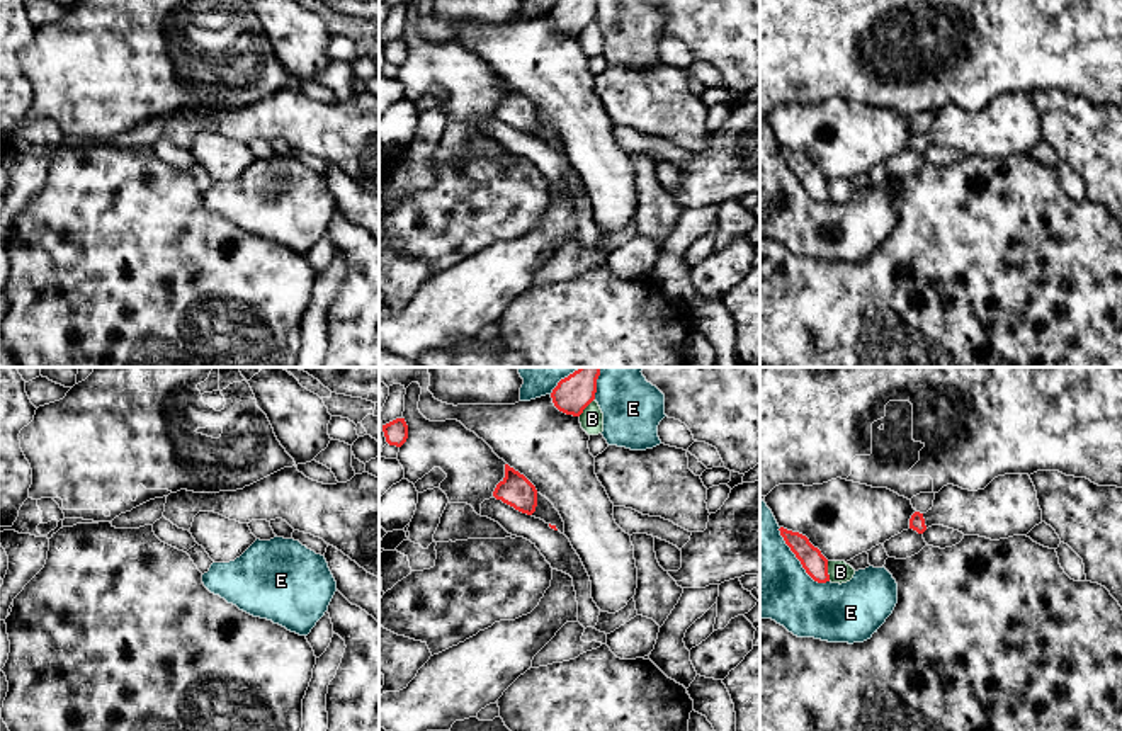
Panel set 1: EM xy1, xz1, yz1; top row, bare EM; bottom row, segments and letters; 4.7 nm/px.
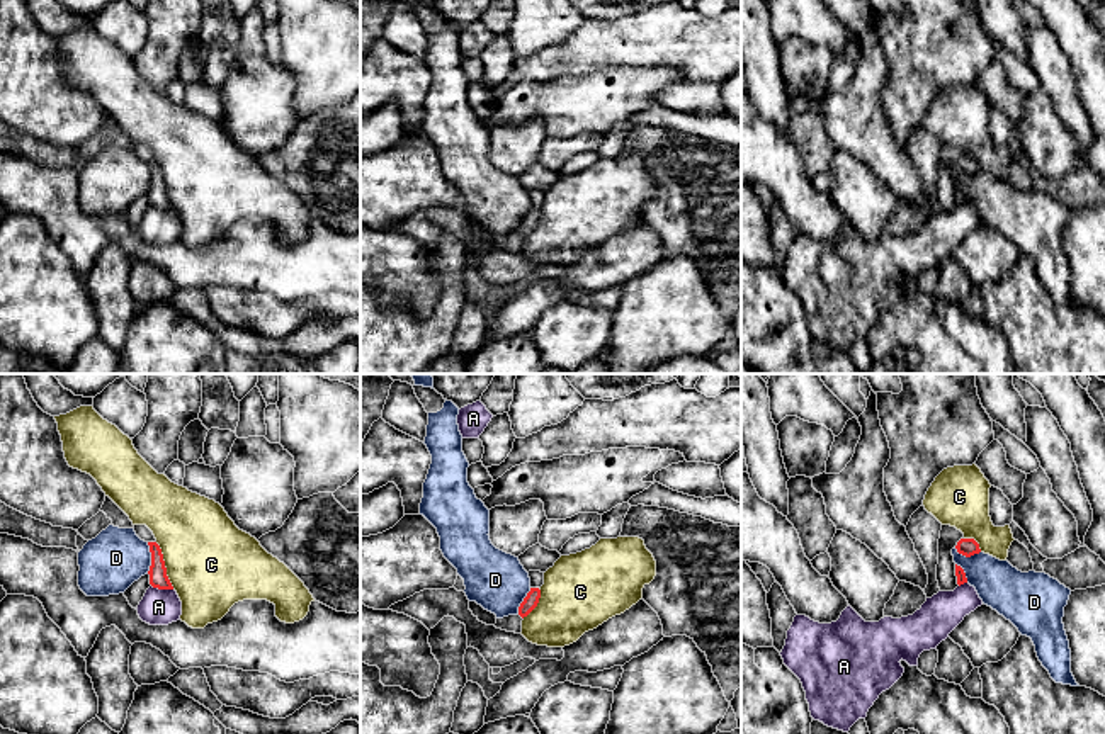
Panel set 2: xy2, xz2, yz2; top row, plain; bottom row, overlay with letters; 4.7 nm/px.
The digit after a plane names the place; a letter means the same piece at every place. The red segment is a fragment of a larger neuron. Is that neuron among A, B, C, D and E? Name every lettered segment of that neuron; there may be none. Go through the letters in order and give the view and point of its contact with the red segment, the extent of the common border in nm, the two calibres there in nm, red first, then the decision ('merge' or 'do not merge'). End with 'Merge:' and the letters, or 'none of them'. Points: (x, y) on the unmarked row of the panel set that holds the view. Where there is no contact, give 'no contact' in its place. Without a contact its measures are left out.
A: contact xy2 (162, 208); length 110 nm; calibres 90 and 180 nm; do not merge
B: contact yz1 (827, 191); length 100 nm; calibres 110 and 100 nm; do not merge
C: contact xy2 (164, 186); length 240 nm; calibres 90 and 420 nm; do not merge
D: contact xy2 (152, 177); length 150 nm; calibres 90 and 280 nm; do not merge
E: contact yz1 (799, 179); length 360 nm; calibres 110 and 380 nm; do not merge
Merge: none of them

